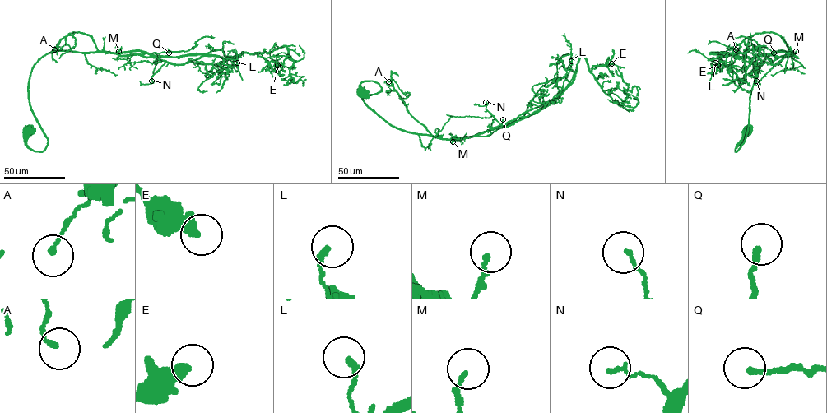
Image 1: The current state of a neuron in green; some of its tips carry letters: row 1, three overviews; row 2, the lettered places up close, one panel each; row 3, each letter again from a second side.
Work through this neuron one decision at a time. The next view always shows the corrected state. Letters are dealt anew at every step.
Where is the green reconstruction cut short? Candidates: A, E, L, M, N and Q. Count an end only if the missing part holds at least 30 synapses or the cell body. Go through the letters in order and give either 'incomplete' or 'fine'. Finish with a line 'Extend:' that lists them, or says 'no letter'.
A: fine
E: fine
L: fine
M: fine
N: fine
Q: fine
Extend: no letter

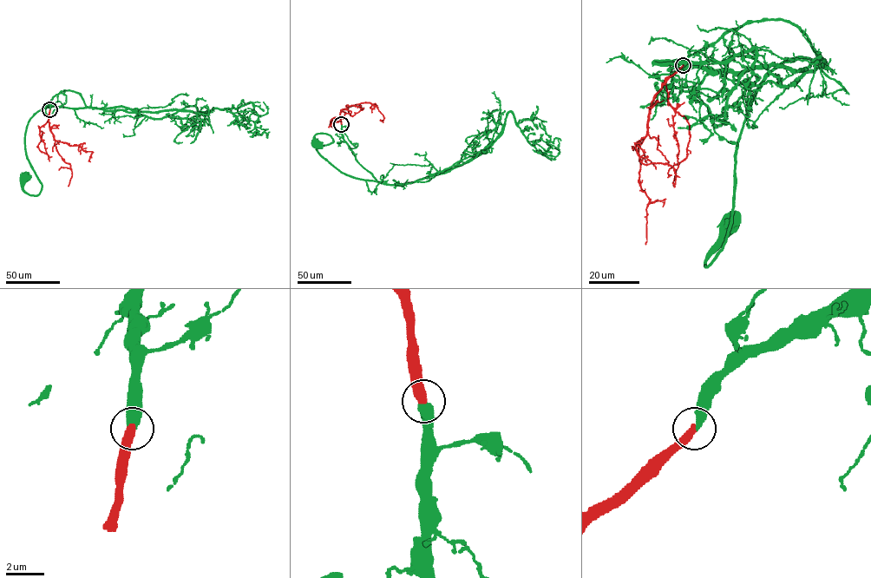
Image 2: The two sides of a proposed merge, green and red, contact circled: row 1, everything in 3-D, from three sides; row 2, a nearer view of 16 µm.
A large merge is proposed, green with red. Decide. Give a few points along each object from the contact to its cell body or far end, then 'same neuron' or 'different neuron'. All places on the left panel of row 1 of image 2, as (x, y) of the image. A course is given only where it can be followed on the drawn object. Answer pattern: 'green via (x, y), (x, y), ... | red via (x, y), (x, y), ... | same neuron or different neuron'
green via (49, 109), (64, 90), (85, 106), (47, 107), (30, 119), (25, 147), (38, 194), (23, 189), (25, 177) | red via (49, 109), (49, 125), (54, 138), (70, 146), (79, 145), (85, 152), (93, 152), (90, 161) | same neuron

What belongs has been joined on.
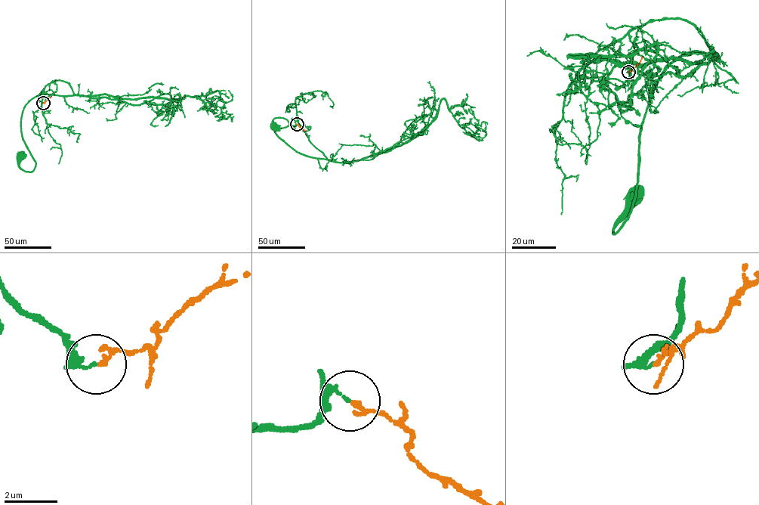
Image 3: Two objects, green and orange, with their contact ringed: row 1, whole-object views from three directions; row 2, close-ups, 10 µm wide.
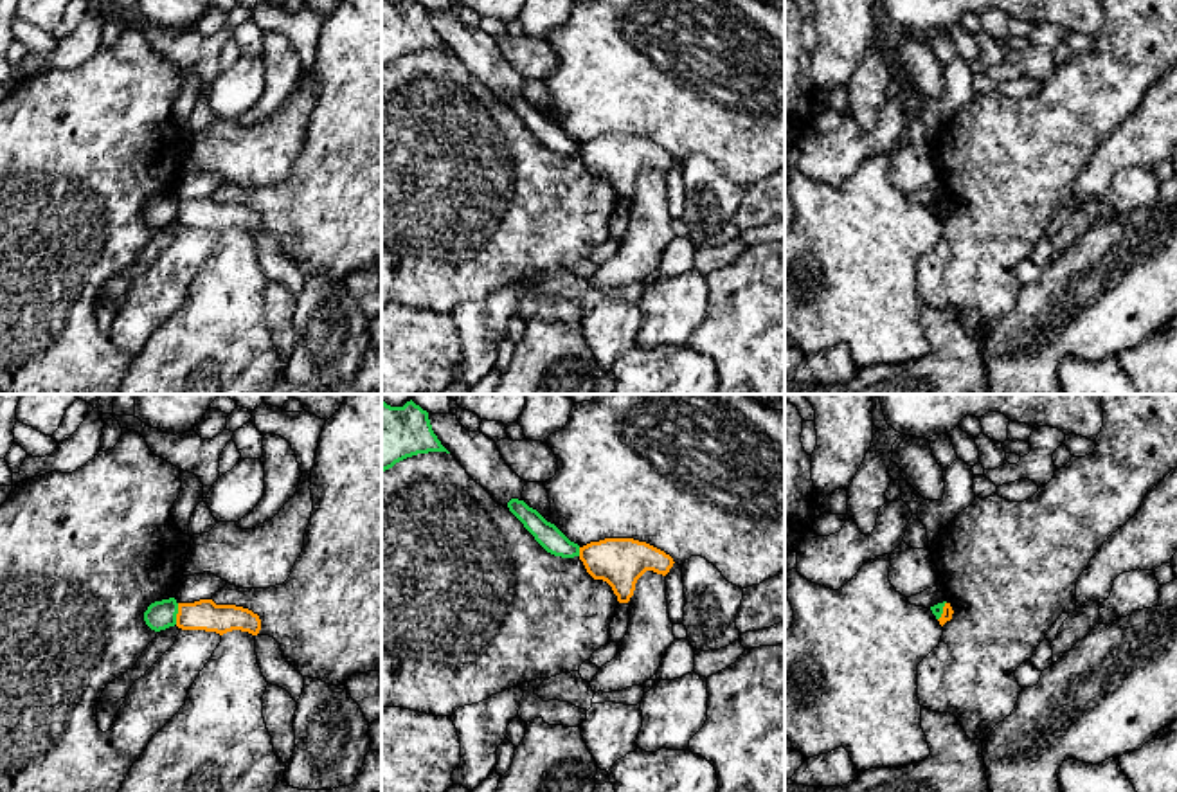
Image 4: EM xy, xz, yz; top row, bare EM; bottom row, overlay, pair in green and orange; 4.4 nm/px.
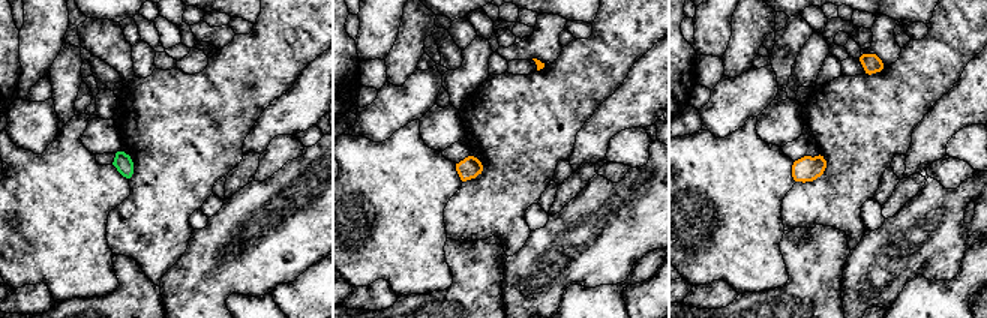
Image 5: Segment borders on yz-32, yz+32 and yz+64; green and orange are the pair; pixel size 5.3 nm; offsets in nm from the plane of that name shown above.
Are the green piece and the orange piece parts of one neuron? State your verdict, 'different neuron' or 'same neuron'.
different neuron

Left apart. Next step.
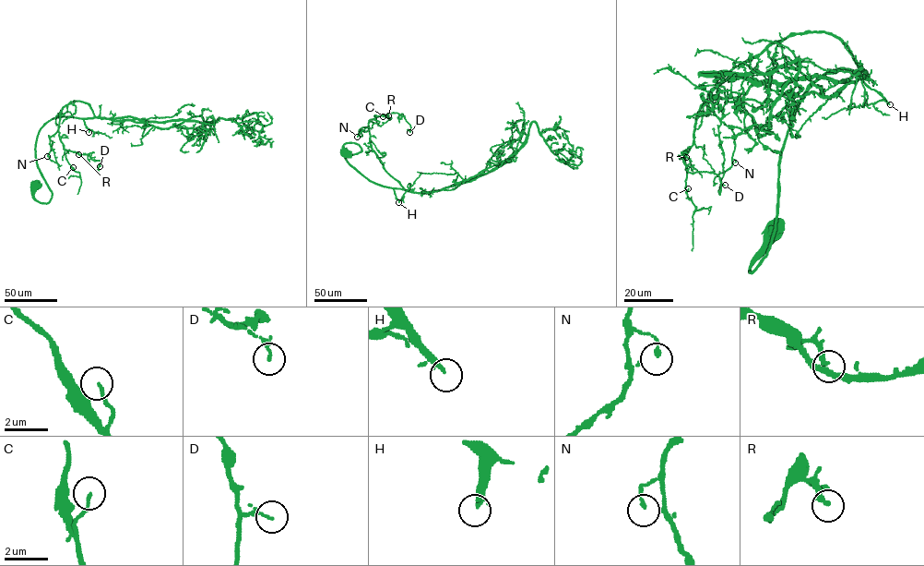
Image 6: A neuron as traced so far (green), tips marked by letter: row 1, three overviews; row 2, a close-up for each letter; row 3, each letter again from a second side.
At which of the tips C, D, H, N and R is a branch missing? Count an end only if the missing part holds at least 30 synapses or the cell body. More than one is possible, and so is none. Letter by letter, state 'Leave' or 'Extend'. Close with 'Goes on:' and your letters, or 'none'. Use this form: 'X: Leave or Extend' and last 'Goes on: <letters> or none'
C: Leave
D: Leave
H: Extend
N: Leave
R: Leave
Goes on: H

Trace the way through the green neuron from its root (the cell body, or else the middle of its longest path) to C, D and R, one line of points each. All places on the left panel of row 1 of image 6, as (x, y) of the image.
C: (35, 186), (48, 202), (40, 129), (93, 117), (79, 101), (62, 108), (58, 128), (73, 167)
D: (35, 186), (48, 202), (40, 129), (94, 116), (73, 101), (60, 112), (60, 139), (100, 166)
R: (35, 186), (48, 202), (40, 129), (94, 116), (73, 101), (58, 132), (78, 154)

